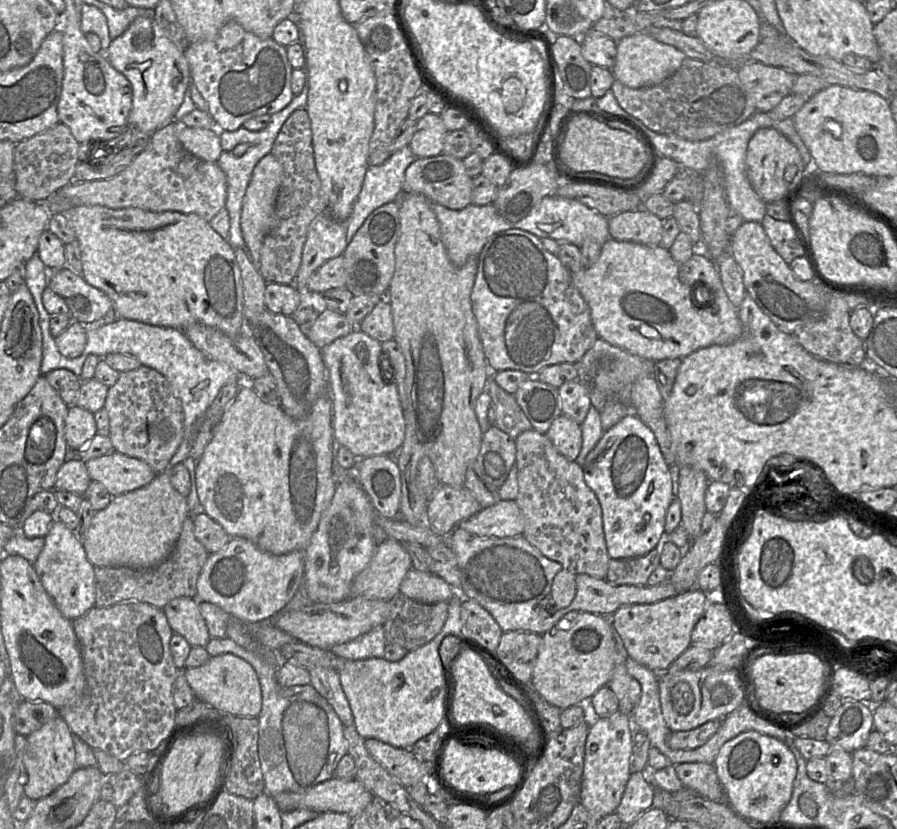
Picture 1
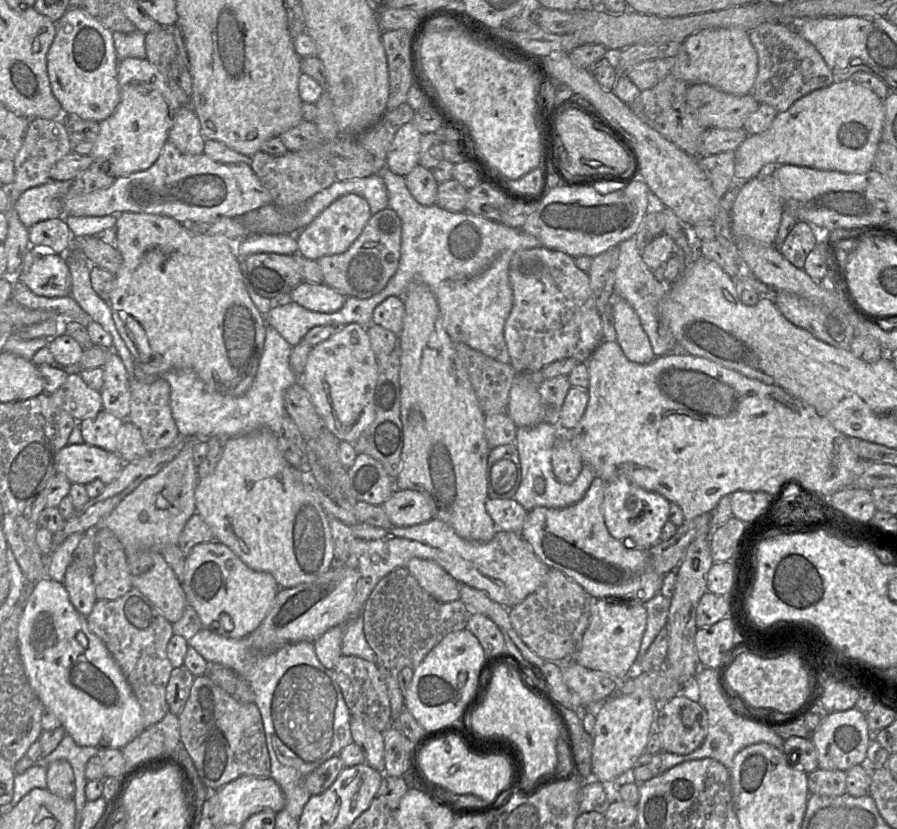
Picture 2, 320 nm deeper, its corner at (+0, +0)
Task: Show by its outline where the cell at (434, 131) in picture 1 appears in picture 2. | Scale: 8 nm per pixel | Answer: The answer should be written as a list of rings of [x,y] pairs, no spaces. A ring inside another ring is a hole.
[[[414,123],[404,124],[395,134],[386,157],[386,167],[406,177],[418,164],[422,133]]]

